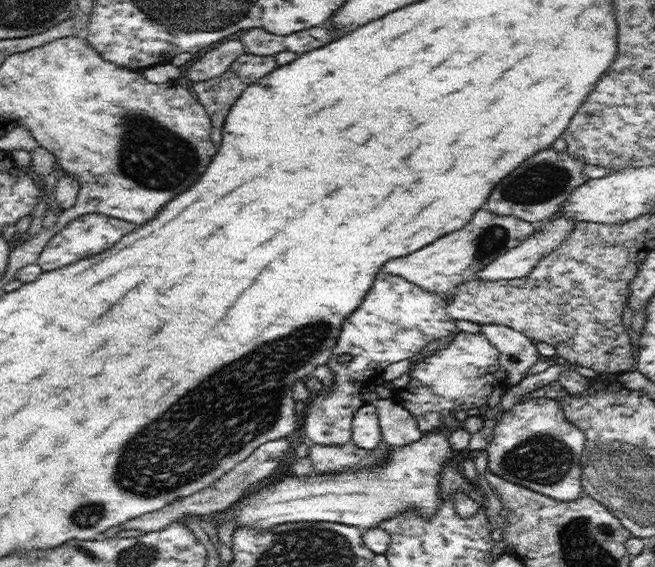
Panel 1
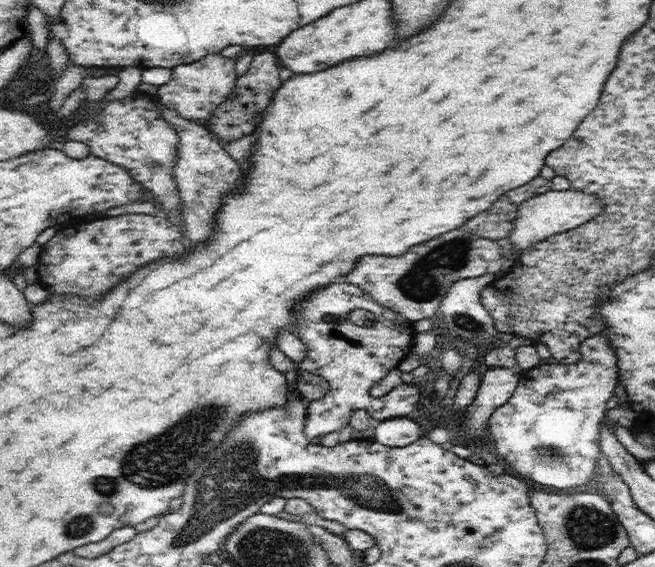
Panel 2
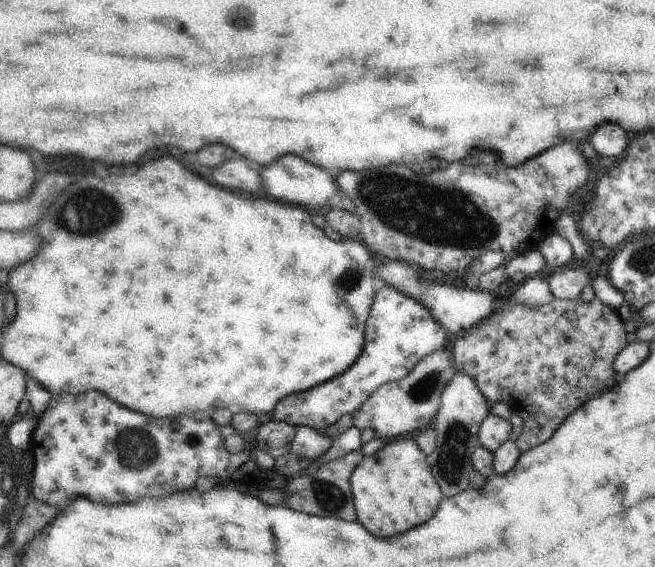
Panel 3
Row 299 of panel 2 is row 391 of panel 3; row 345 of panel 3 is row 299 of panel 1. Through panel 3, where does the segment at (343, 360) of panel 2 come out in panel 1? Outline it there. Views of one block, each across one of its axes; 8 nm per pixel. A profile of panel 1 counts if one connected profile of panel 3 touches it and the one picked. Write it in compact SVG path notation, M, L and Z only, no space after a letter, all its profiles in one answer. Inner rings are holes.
M385 268L378 270L376 278L360 303L360 306L346 318L342 324L340 336L336 340L336 346L328 358L327 365L334 371L334 386L327 390L326 395L318 395L308 403L308 412L302 418L301 428L305 439L313 443L313 446L333 447L346 444L351 440L352 423L356 411L367 404L360 388L371 383L372 376L376 372L382 372L392 362L400 362L405 358L411 358L423 350L428 342L433 340L449 340L457 334L457 320L450 317L446 311L449 299L434 292L430 292L402 276L394 275ZM348 354L350 361L340 362L340 356Z

